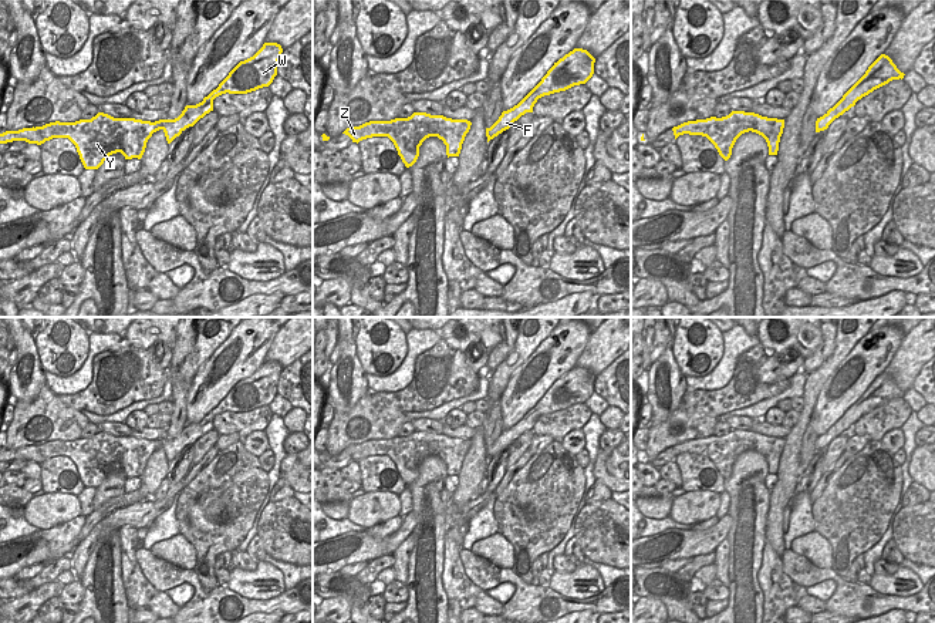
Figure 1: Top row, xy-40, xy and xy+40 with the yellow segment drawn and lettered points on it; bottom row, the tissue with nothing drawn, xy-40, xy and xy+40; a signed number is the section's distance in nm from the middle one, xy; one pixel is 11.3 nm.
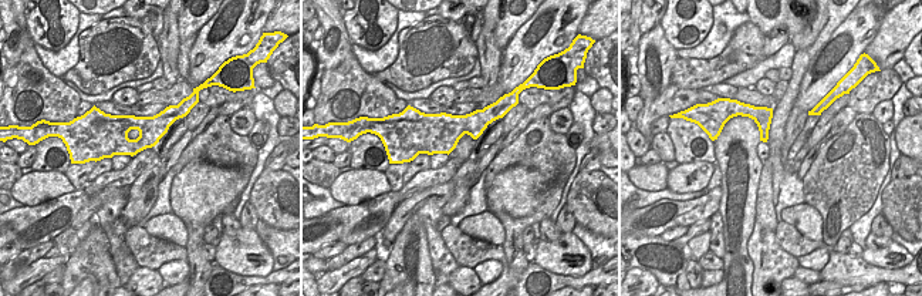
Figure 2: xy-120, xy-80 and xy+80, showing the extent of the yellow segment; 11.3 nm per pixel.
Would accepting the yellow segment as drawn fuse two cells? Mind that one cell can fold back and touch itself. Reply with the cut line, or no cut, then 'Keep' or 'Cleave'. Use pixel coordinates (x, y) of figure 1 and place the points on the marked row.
No split. Keep.

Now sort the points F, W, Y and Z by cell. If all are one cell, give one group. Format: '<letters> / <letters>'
F W Y Z

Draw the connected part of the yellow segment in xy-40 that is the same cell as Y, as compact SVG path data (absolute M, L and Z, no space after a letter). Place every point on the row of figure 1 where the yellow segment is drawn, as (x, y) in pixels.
M264 43L250 58L240 61L229 75L202 102L186 105L175 119L155 122L135 118L114 118L98 112L91 119L75 122L50 122L43 127L6 131L0 134L0 144L26 141L41 145L53 138L68 138L77 148L85 169L98 169L104 161L117 152L125 159L141 159L148 139L162 129L168 144L186 128L213 111L213 100L222 94L247 94L269 87L277 75L277 65L283 48L277 43Z

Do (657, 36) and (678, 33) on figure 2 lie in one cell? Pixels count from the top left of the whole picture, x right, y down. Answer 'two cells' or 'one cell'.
two cells

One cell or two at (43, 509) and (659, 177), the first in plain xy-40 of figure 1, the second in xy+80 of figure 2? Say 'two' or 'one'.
two

